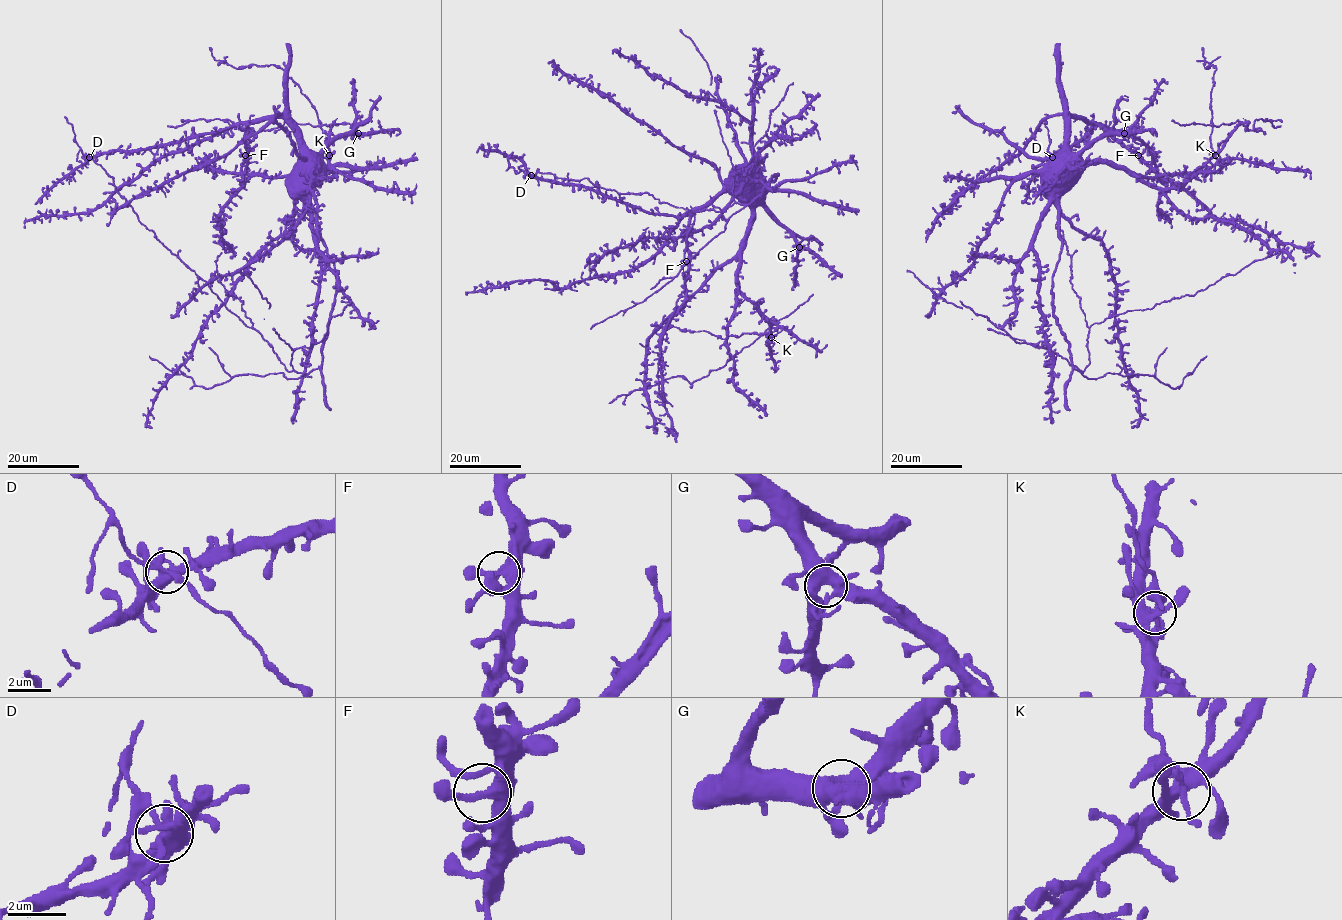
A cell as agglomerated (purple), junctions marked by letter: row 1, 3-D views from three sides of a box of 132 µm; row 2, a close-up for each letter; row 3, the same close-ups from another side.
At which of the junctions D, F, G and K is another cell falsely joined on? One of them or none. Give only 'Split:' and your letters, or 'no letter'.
Split: K

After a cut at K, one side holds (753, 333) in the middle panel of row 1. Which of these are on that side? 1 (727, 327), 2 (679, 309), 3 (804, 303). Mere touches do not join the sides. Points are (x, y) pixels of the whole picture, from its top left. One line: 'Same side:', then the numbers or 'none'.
Same side: 3

